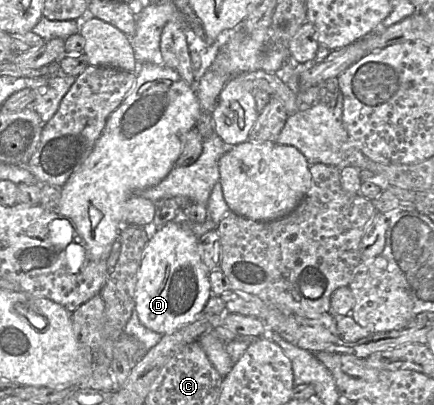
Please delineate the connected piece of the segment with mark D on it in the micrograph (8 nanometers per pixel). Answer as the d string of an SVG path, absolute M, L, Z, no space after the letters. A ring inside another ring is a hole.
M175 220L167 222L148 241L137 273L134 298L140 322L165 335L195 321L212 295L208 272L194 233Z

